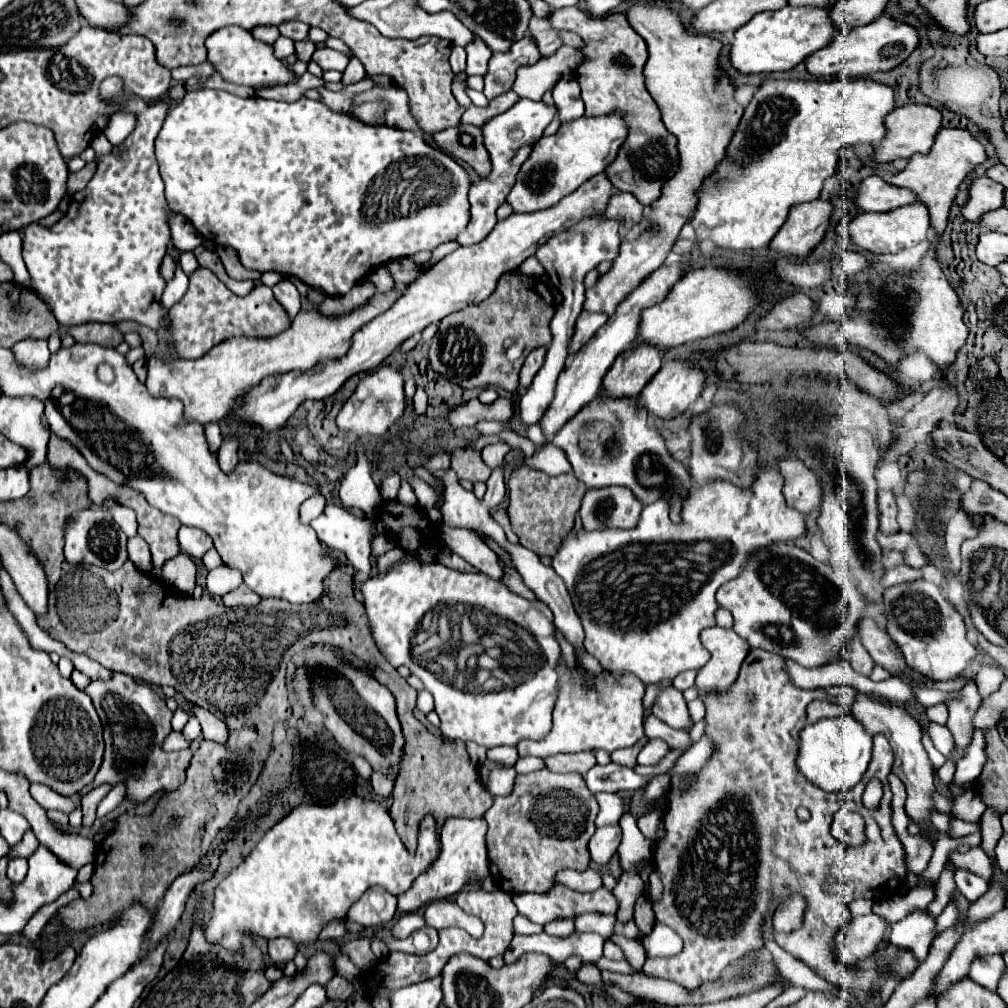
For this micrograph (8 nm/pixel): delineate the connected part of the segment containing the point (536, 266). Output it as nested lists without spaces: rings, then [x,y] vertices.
[[[532,258],[530,262],[522,262],[519,271],[526,276],[542,276],[544,274],[542,264],[536,258]]]

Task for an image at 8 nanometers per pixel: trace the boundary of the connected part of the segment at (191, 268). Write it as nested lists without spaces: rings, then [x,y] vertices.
[[[193,251],[181,253],[179,263],[187,276],[190,276],[199,267]]]

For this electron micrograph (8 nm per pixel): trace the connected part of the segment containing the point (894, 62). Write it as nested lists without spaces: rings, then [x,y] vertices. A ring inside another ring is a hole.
[[[884,14],[866,26],[858,26],[850,32],[838,32],[834,36],[834,42],[830,42],[830,46],[826,46],[826,48],[810,54],[810,58],[806,58],[806,70],[812,76],[824,76],[824,78],[870,76],[870,74],[880,72],[880,70],[896,68],[918,46],[920,46],[920,36],[918,36],[918,30],[914,26]]]

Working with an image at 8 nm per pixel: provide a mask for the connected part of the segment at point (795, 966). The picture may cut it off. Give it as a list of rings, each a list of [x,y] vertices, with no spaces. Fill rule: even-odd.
[[[770,910],[763,926],[764,948],[767,949],[778,966],[780,975],[788,979],[792,985],[808,990],[837,992],[835,986],[816,975],[809,967],[781,949],[772,936],[772,917]]]

